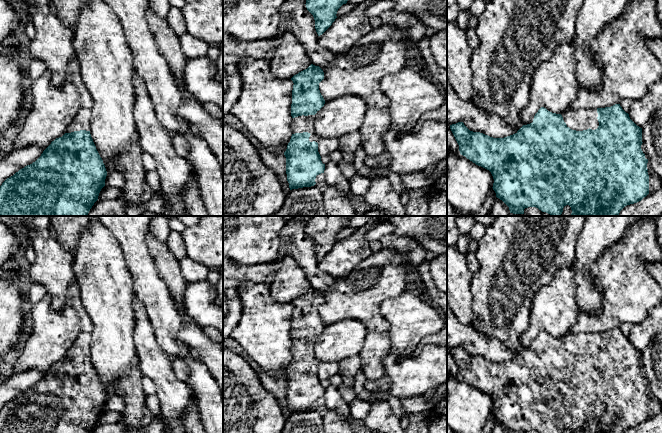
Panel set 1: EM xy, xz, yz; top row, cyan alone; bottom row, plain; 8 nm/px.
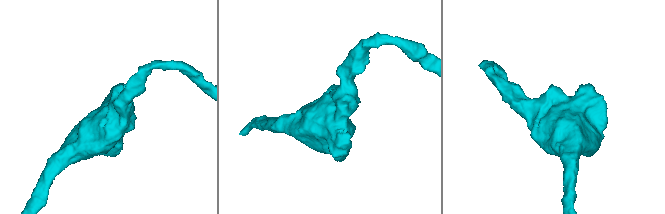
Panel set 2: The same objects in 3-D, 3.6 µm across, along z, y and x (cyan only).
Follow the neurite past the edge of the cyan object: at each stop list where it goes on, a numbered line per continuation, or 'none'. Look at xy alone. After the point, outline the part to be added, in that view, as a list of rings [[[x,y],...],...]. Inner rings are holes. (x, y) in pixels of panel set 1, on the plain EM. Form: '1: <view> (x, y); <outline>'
1: xy (81, 345); [[[81,333],[77,336],[71,347],[67,351],[66,357],[86,354],[90,355],[90,346],[92,342],[91,333]]]

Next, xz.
1: xz (300, 348); [[[302,339],[292,342],[291,346],[292,358],[308,356],[311,358],[309,361],[309,365],[310,366],[315,365],[318,367],[320,361],[315,357],[314,345],[315,345],[315,339],[308,339],[308,340]]]

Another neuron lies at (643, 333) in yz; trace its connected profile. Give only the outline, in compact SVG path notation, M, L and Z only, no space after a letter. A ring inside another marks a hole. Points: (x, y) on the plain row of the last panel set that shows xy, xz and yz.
M662 303L654 307L643 322L633 325L628 338L630 343L642 352L660 333L662 333Z

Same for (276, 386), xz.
M262 371L259 378L265 389L270 392L277 400L278 405L286 415L289 415L289 407L286 398L286 381L282 377L272 377L270 374Z

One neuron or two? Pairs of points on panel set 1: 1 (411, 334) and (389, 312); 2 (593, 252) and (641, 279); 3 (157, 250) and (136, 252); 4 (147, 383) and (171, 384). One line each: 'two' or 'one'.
1: one
2: two
3: two
4: two

